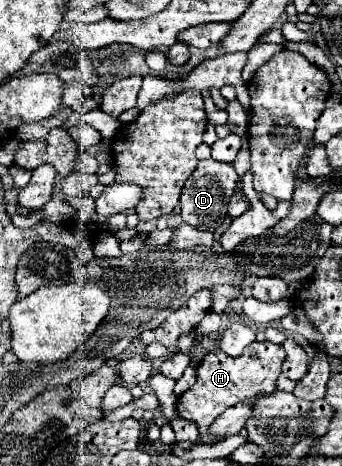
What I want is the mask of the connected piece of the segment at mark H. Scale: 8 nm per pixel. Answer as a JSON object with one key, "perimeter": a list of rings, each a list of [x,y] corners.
{"perimeter":[[[254,341],[252,345],[248,345],[248,349],[244,349],[244,353],[240,357],[228,357],[220,349],[212,349],[196,369],[198,381],[186,393],[180,395],[178,415],[198,425],[200,437],[204,443],[216,443],[216,441],[208,439],[208,435],[206,435],[210,423],[224,409],[228,409],[240,401],[246,401],[248,397],[276,391],[276,379],[280,375],[282,361],[284,361],[282,345],[274,345],[268,341],[264,341],[264,343]]]}

